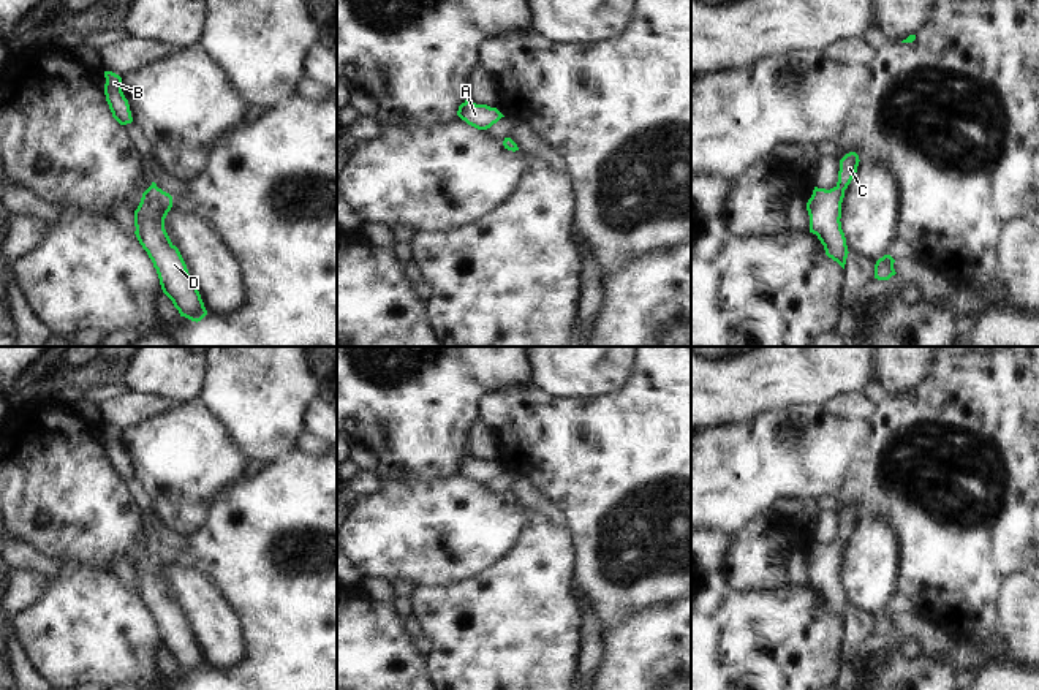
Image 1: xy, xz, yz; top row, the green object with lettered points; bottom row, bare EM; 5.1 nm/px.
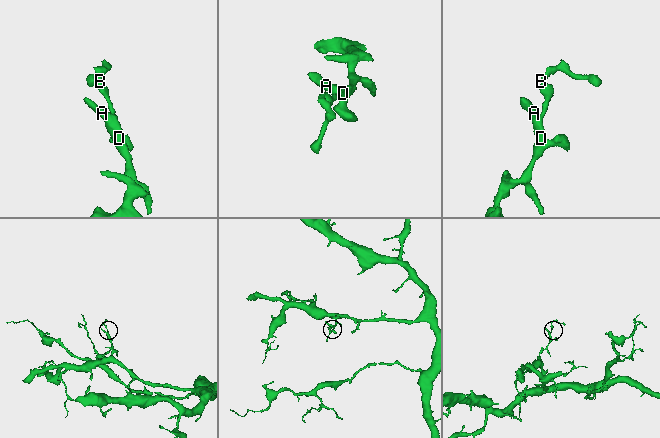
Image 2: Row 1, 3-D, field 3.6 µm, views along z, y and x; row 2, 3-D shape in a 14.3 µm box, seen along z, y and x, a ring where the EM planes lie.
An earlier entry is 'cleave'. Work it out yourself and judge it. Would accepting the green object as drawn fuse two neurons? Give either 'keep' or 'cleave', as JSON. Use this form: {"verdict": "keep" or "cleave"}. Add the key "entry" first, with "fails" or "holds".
{"entry": "fails", "verdict": "keep"}

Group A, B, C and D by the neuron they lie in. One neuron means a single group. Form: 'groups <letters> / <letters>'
groups A B C D

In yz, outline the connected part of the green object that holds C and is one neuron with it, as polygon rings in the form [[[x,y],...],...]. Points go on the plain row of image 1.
[[[856,506],[846,508],[840,514],[837,540],[830,544],[814,541],[813,549],[807,557],[810,587],[818,590],[824,600],[826,609],[837,616],[843,624],[849,606],[840,576],[841,557],[844,544],[857,527],[859,516]]]

